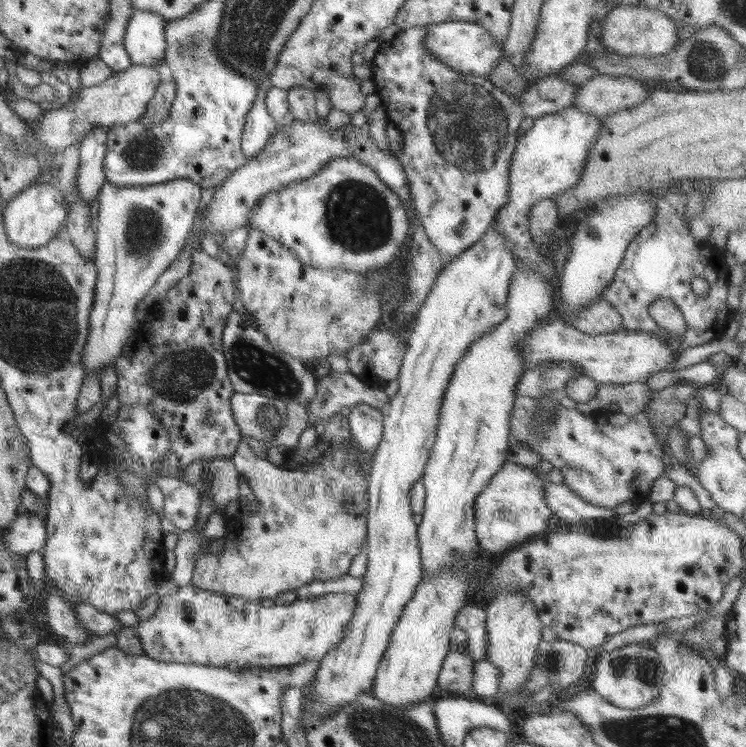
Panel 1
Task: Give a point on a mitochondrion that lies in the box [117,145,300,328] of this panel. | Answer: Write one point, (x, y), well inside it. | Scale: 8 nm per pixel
(146, 233)

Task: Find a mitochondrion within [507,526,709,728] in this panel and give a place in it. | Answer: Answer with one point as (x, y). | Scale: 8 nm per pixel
(643, 670)

